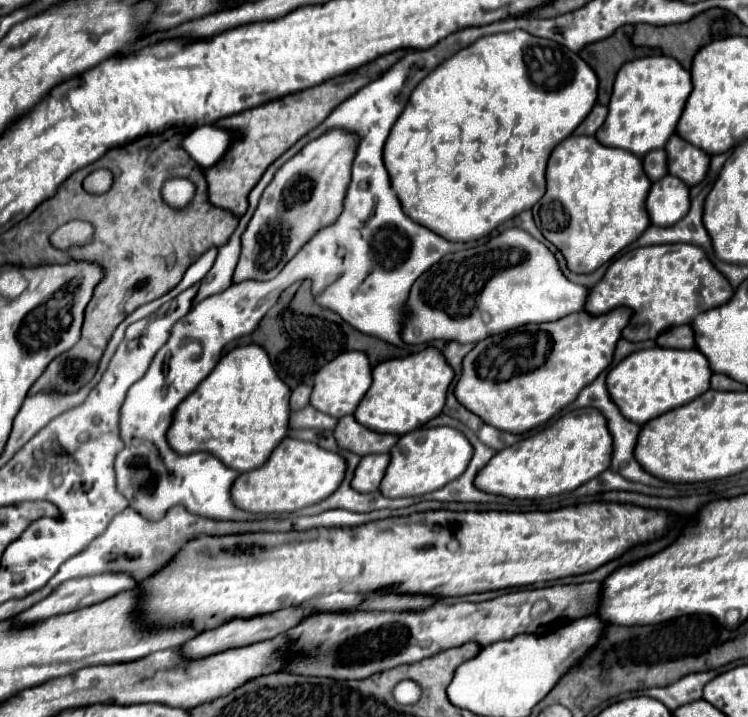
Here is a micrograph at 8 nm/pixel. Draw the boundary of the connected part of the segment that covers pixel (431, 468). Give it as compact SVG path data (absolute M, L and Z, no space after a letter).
M432 427L432 429L416 429L398 439L398 443L390 449L390 463L386 475L380 485L380 493L384 497L420 497L442 489L446 483L454 481L464 473L468 461L472 459L472 445L468 439L452 429L452 427Z

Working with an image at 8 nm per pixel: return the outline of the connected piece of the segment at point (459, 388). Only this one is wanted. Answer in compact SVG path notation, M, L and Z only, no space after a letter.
M618 307L598 317L580 311L570 313L552 323L524 325L478 341L476 347L462 359L462 375L454 387L454 397L460 405L478 415L486 425L492 425L500 431L526 433L530 429L542 427L568 403L572 403L582 387L592 383L598 377L598 373L602 373L610 365L614 347L620 339L622 329L630 321L630 315L632 311L628 307Z

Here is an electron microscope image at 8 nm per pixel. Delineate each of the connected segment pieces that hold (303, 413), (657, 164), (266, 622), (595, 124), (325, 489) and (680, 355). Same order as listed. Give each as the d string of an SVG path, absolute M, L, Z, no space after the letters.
M312 405L290 413L290 429L334 429L336 423L338 419L316 411Z
M656 149L656 151L648 153L648 155L644 155L642 165L644 165L644 173L648 175L650 181L658 181L660 177L664 177L668 173L664 149Z
M282 609L280 613L254 617L252 621L228 621L228 625L220 625L220 629L210 629L208 633L202 633L196 639L184 643L184 653L190 659L200 659L200 657L208 657L208 655L214 655L218 651L224 651L224 649L242 647L242 645L264 641L264 639L272 639L272 637L292 629L292 625L298 625L298 621L302 621L304 617L310 617L310 613L304 613L304 609Z
M594 105L594 109L590 111L590 115L580 123L580 127L576 127L574 133L576 135L594 135L602 127L606 115L608 115L608 107Z
M286 437L262 467L236 477L232 503L248 513L292 513L330 497L344 479L344 469L346 461L338 453L326 451L316 443Z
M652 347L630 353L606 377L610 399L618 405L620 413L638 425L658 417L674 407L686 405L710 389L710 365L698 349L662 349Z

